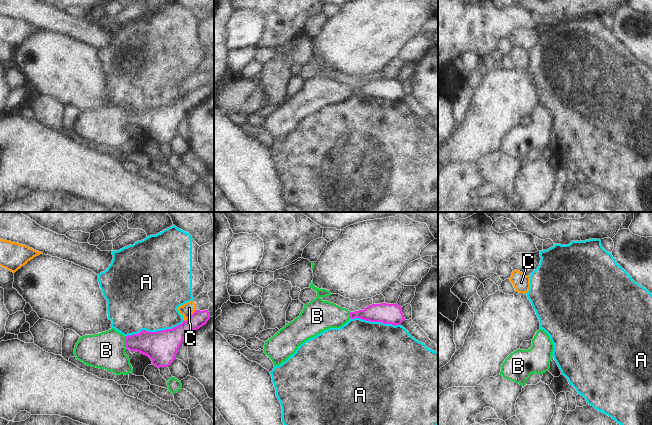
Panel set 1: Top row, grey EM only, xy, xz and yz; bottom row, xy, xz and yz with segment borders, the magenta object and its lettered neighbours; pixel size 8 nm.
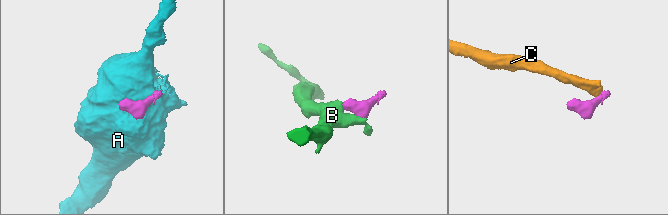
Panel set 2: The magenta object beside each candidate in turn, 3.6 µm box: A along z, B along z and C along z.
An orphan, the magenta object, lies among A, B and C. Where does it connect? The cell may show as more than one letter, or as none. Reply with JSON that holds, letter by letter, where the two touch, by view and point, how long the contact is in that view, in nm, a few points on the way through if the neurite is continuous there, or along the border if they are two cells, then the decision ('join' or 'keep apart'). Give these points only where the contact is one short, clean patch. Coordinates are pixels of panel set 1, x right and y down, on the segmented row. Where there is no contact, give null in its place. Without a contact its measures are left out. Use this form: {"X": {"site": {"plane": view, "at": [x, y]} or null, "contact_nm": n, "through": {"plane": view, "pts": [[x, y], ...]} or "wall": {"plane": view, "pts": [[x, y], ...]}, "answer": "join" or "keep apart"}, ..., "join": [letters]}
{"A": {"site": {"plane": "xy", "at": [154, 332]}, "contact_nm": 480, "answer": "keep apart"}, "B": {"site": {"plane": "xy", "at": [125, 342]}, "contact_nm": 100, "through": {"plane": "xy", "pts": [[156, 345], [146, 342], [125, 342], [112, 344], [106, 350]]}, "answer": "join"}, "C": {"site": {"plane": "xy", "at": [191, 315]}, "contact_nm": 140, "answer": "keep apart"}, "join": ["B"]}

